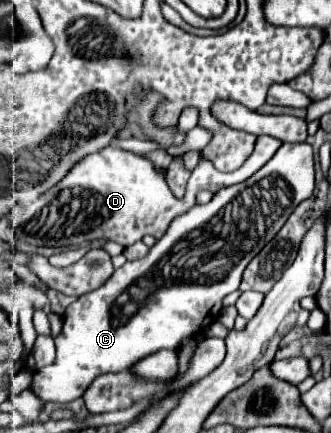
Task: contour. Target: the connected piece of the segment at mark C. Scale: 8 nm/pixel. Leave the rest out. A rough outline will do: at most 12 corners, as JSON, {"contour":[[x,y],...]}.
{"contour":[[313,149],[179,215],[63,315],[33,375],[69,403],[179,349],[311,197]]}

